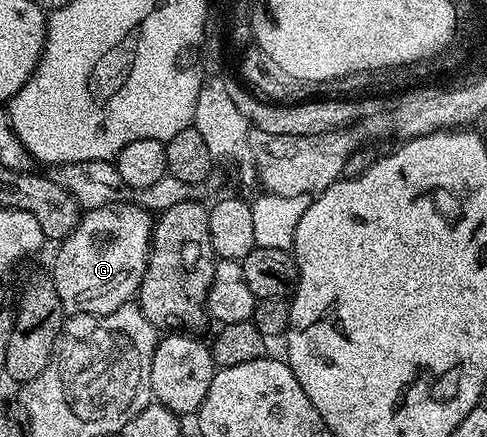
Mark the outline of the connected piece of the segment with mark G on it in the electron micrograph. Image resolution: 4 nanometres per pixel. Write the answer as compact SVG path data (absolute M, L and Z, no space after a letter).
M135 202L104 205L85 211L76 228L59 241L50 279L65 313L81 312L108 315L131 301L140 291L140 283L152 252L154 216Z

